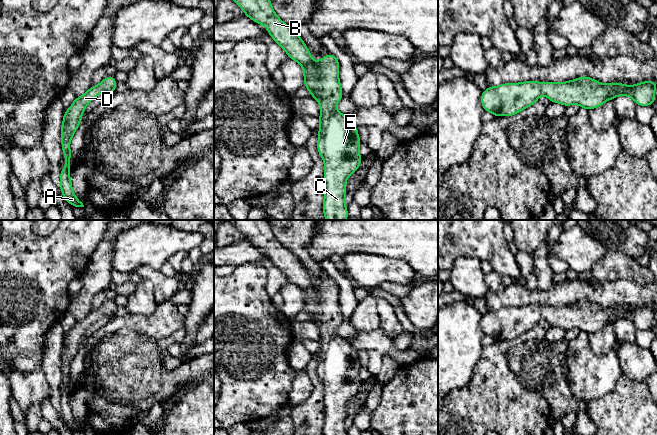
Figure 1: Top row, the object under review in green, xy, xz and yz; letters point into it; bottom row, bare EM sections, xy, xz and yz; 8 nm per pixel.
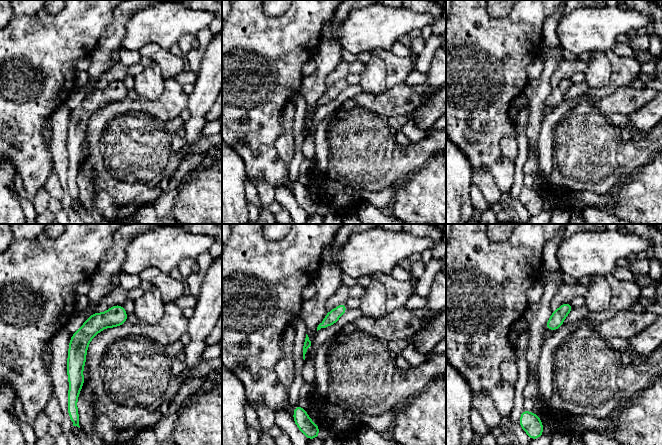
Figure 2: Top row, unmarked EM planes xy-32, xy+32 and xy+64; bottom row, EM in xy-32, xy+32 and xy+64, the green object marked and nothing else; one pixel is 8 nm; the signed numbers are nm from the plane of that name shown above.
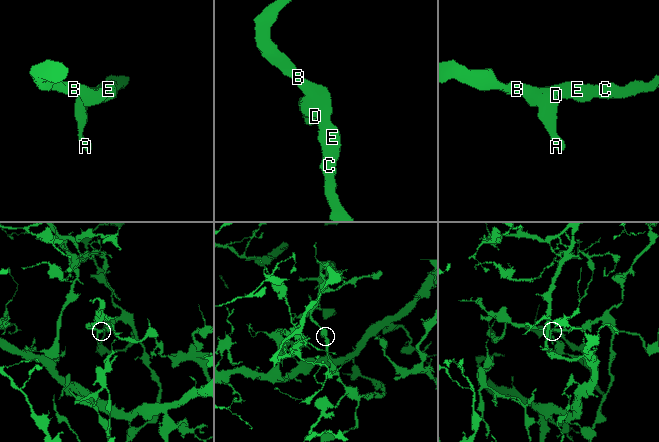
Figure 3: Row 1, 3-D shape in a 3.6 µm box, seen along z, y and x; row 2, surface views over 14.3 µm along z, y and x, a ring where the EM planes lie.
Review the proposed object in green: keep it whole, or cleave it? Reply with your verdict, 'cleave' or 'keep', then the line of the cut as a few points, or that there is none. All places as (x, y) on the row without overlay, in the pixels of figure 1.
keep; no cut

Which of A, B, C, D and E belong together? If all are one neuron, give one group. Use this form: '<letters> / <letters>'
A B C D E

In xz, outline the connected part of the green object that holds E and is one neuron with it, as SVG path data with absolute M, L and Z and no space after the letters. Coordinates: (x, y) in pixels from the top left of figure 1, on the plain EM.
M226 220L231 222L247 241L258 248L264 249L272 263L284 273L289 282L303 291L304 311L311 317L320 330L320 348L317 374L324 385L324 424L323 435L347 435L345 428L346 404L360 391L361 364L357 350L344 338L339 336L336 328L344 321L339 305L339 285L336 280L328 277L318 286L314 286L310 275L301 261L275 237L268 220Z

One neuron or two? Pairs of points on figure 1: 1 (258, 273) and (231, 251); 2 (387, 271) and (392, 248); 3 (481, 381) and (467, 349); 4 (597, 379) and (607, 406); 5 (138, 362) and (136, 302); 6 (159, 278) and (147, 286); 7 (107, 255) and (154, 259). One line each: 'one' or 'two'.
1: two
2: two
3: two
4: two
5: two
6: two
7: two

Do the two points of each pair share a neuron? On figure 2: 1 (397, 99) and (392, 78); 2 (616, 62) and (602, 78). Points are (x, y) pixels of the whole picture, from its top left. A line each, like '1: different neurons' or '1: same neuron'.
1: different neurons
2: different neurons

